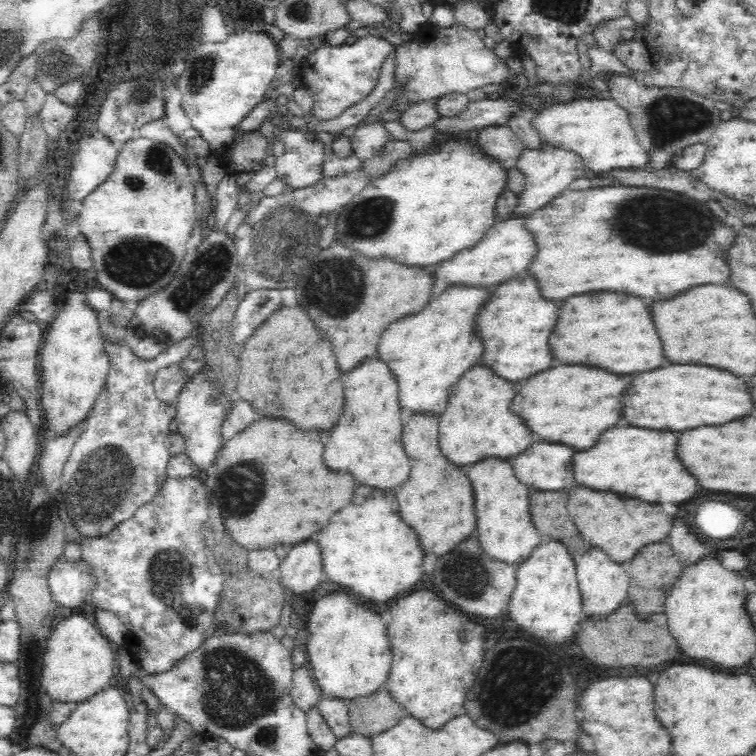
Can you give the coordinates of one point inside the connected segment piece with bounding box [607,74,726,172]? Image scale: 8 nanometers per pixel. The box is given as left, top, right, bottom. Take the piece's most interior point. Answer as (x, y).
(665, 119)

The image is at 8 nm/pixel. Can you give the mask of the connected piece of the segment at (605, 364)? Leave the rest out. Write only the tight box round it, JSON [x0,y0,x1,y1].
[548,292,662,374]

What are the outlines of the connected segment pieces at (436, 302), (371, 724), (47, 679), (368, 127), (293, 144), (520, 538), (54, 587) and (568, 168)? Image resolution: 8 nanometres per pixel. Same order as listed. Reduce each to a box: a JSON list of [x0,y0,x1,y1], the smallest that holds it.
[[376,289,487,419],[347,687,406,738],[38,613,117,706],[350,121,390,161],[274,129,324,189],[463,461,542,567],[50,556,92,608],[510,144,589,218]]

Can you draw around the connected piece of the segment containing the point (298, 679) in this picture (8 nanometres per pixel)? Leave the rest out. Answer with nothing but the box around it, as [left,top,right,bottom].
[289,664,322,715]

